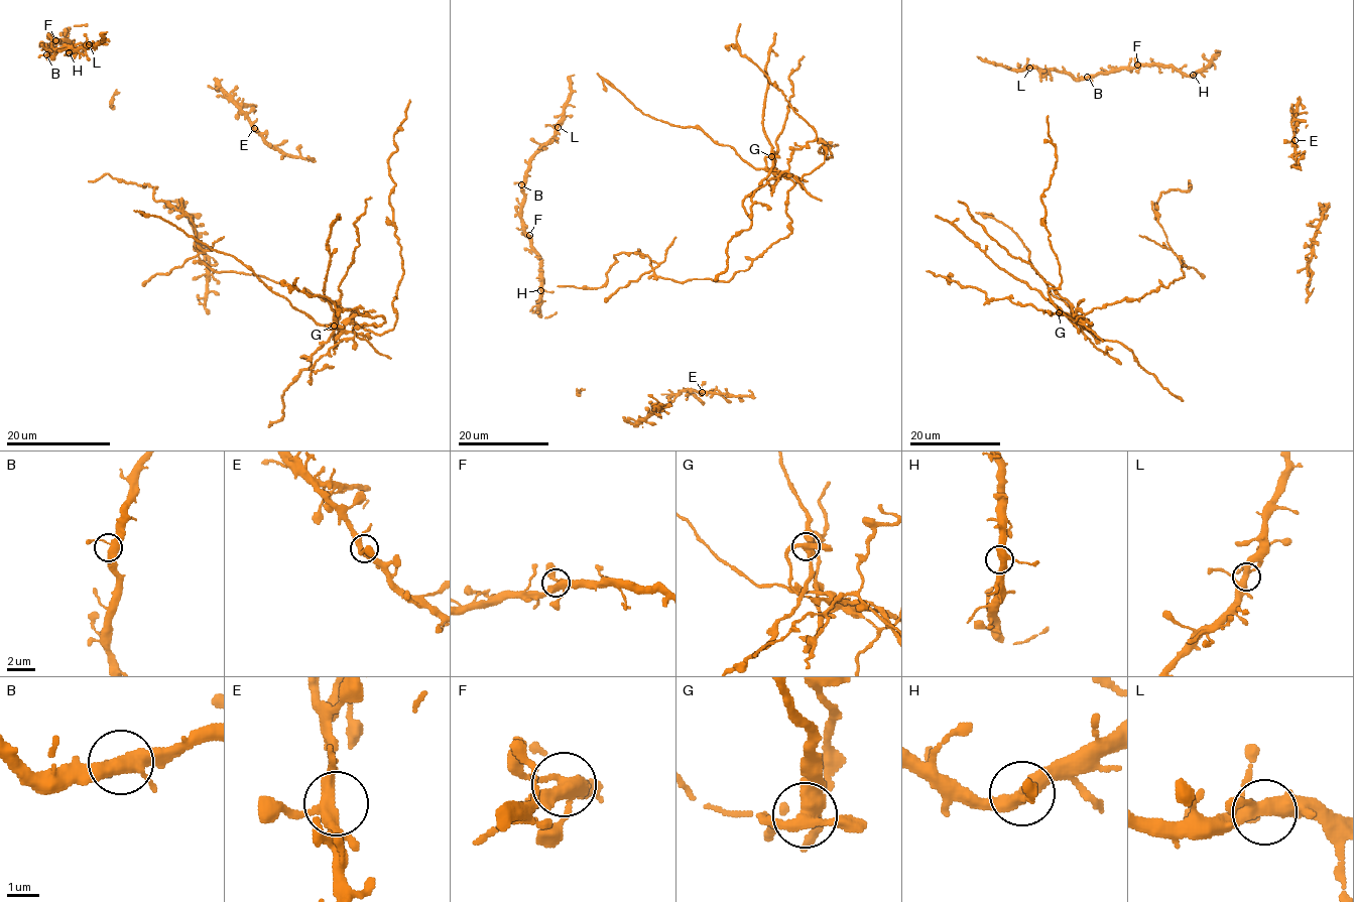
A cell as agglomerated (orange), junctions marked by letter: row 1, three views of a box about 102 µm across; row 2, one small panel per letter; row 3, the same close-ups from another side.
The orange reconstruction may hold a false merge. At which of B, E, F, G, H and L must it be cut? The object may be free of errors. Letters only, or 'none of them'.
G

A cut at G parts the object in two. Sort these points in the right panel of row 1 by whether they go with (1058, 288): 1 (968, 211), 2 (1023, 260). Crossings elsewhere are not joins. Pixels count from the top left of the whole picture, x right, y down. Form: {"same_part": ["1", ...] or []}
{"same_part": ["1", "2"]}

